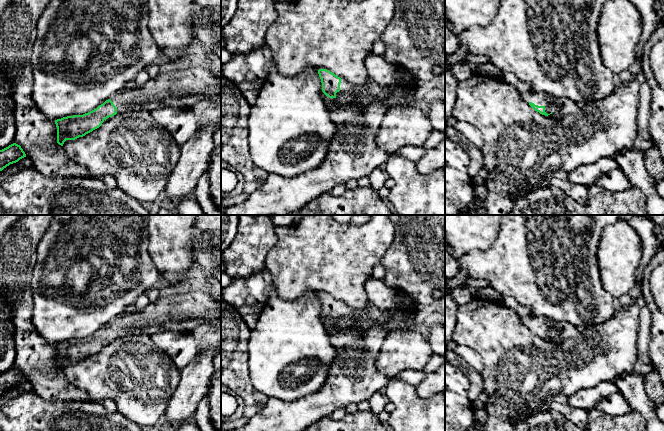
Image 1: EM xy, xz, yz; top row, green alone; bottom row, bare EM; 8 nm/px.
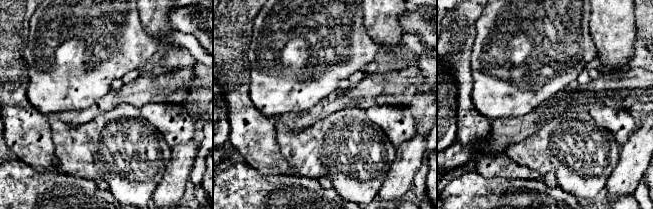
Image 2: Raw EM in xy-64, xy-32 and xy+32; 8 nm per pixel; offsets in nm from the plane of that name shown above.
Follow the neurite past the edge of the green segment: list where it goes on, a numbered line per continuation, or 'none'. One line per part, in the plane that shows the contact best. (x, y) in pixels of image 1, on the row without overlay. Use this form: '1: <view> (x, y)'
1: yz (540, 323)

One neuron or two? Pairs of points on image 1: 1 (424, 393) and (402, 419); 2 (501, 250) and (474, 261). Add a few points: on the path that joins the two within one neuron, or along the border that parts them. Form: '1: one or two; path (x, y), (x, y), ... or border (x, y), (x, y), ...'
1: two; border (415, 386), (416, 392), (422, 398), (434, 395)
2: one; path (494, 257), (490, 261), (481, 261)

